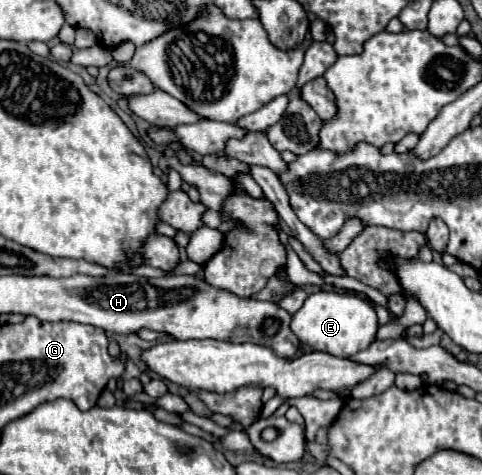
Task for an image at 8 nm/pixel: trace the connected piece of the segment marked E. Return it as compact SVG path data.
M319 291L307 297L303 307L293 315L291 327L299 341L309 345L311 349L329 351L337 357L351 357L375 341L379 323L375 309L367 301L359 297Z

